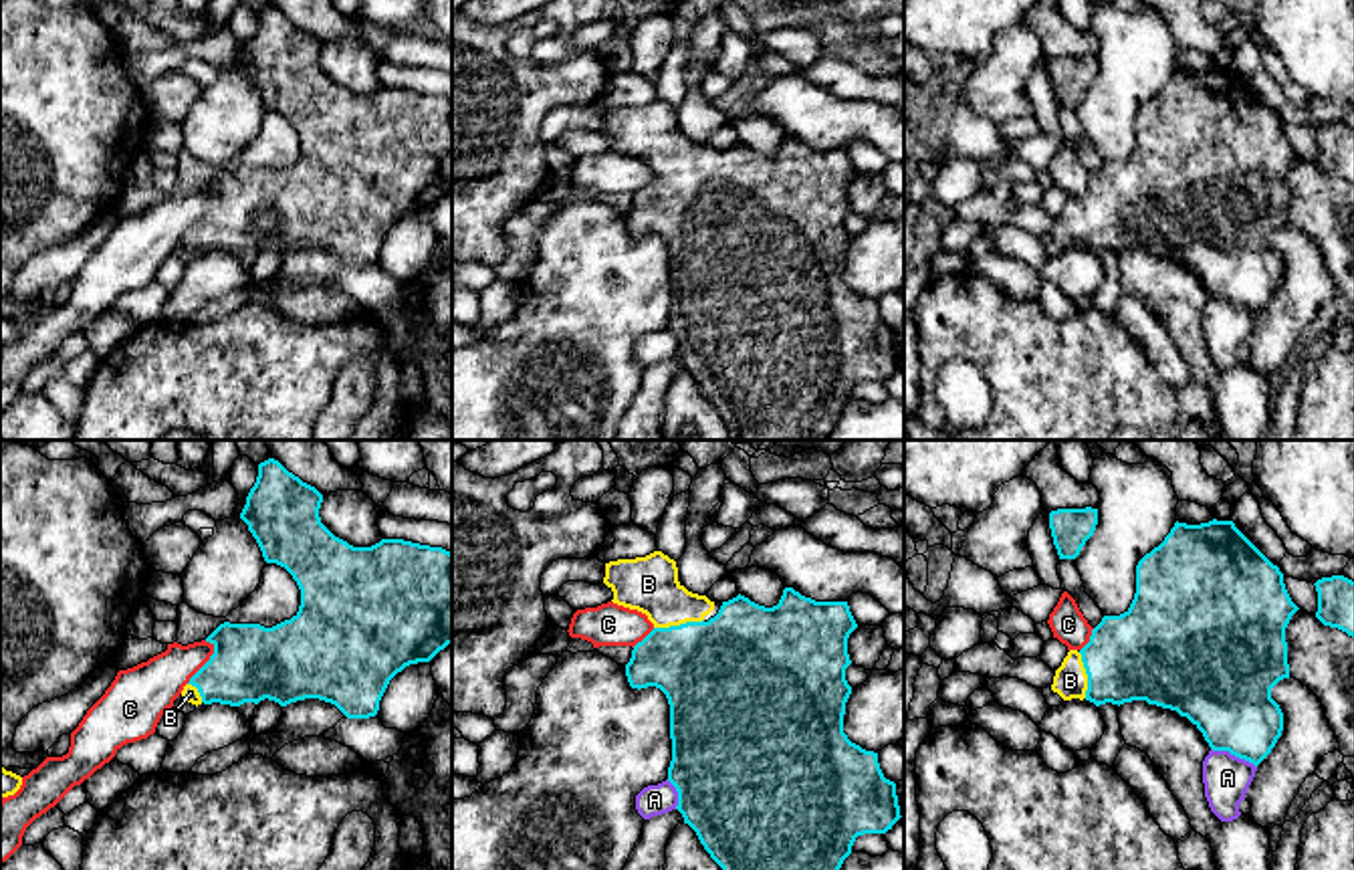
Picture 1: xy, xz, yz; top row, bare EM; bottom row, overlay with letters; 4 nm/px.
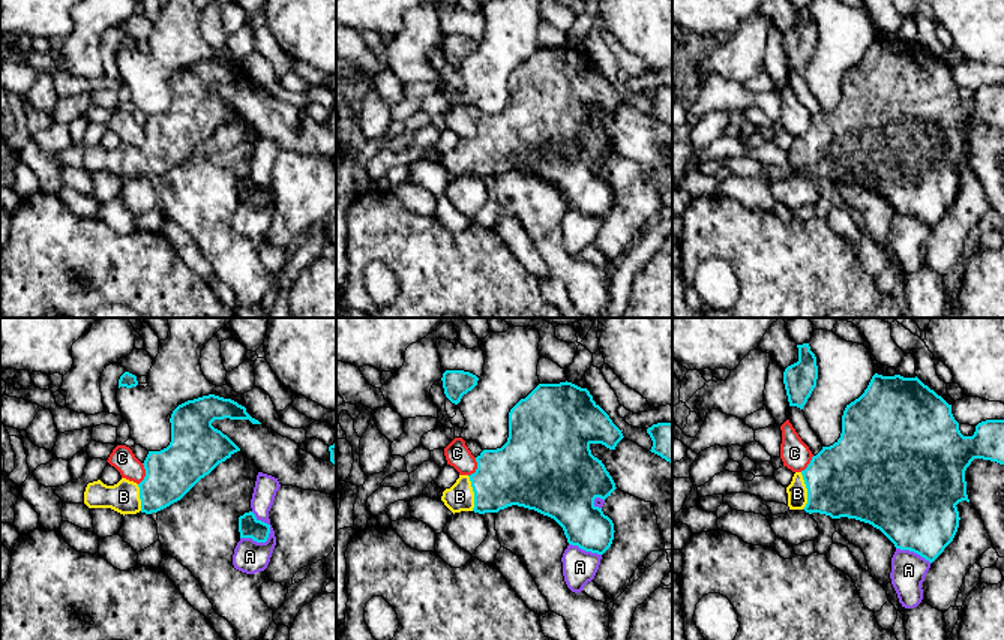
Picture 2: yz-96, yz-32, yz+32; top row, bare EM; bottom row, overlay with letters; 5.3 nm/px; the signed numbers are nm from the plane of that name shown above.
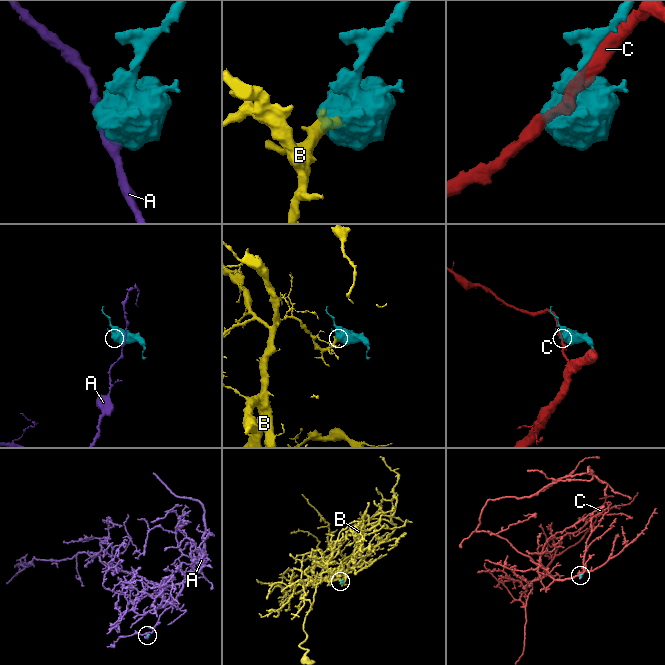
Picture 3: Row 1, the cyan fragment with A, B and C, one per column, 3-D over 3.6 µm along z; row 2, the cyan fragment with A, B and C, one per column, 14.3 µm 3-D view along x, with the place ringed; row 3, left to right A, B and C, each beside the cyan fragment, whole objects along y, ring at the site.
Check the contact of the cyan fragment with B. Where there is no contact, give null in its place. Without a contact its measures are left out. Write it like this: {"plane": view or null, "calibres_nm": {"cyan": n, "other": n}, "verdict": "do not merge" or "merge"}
{"plane": "xz", "calibres_nm": {"cyan": 440, "other": 220}, "verdict": "merge"}

